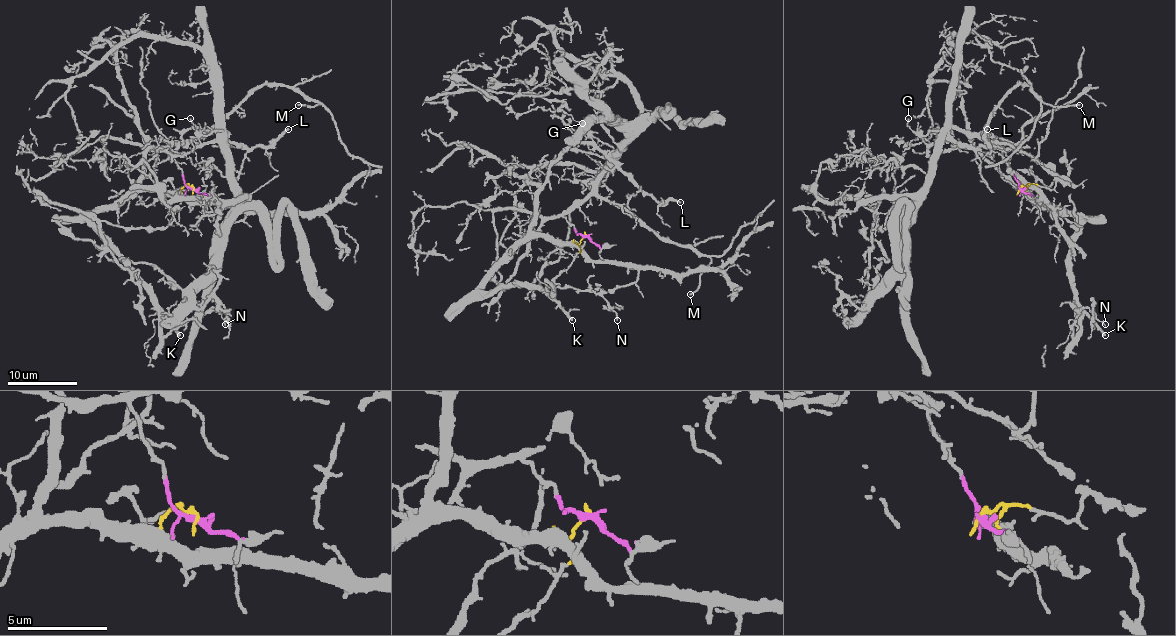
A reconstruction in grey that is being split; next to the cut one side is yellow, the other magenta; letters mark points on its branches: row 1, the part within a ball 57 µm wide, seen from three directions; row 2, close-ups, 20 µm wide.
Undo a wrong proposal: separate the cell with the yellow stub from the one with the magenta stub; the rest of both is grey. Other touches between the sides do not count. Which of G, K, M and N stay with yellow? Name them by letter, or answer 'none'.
K, N

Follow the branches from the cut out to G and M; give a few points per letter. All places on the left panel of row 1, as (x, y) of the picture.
G: (194, 188), (185, 183), (171, 148), (188, 144), (211, 128), (222, 130), (204, 135), (190, 118)
M: (194, 188), (185, 183), (171, 148), (206, 135), (255, 90), (267, 85), (299, 88), (318, 102), (297, 106)

